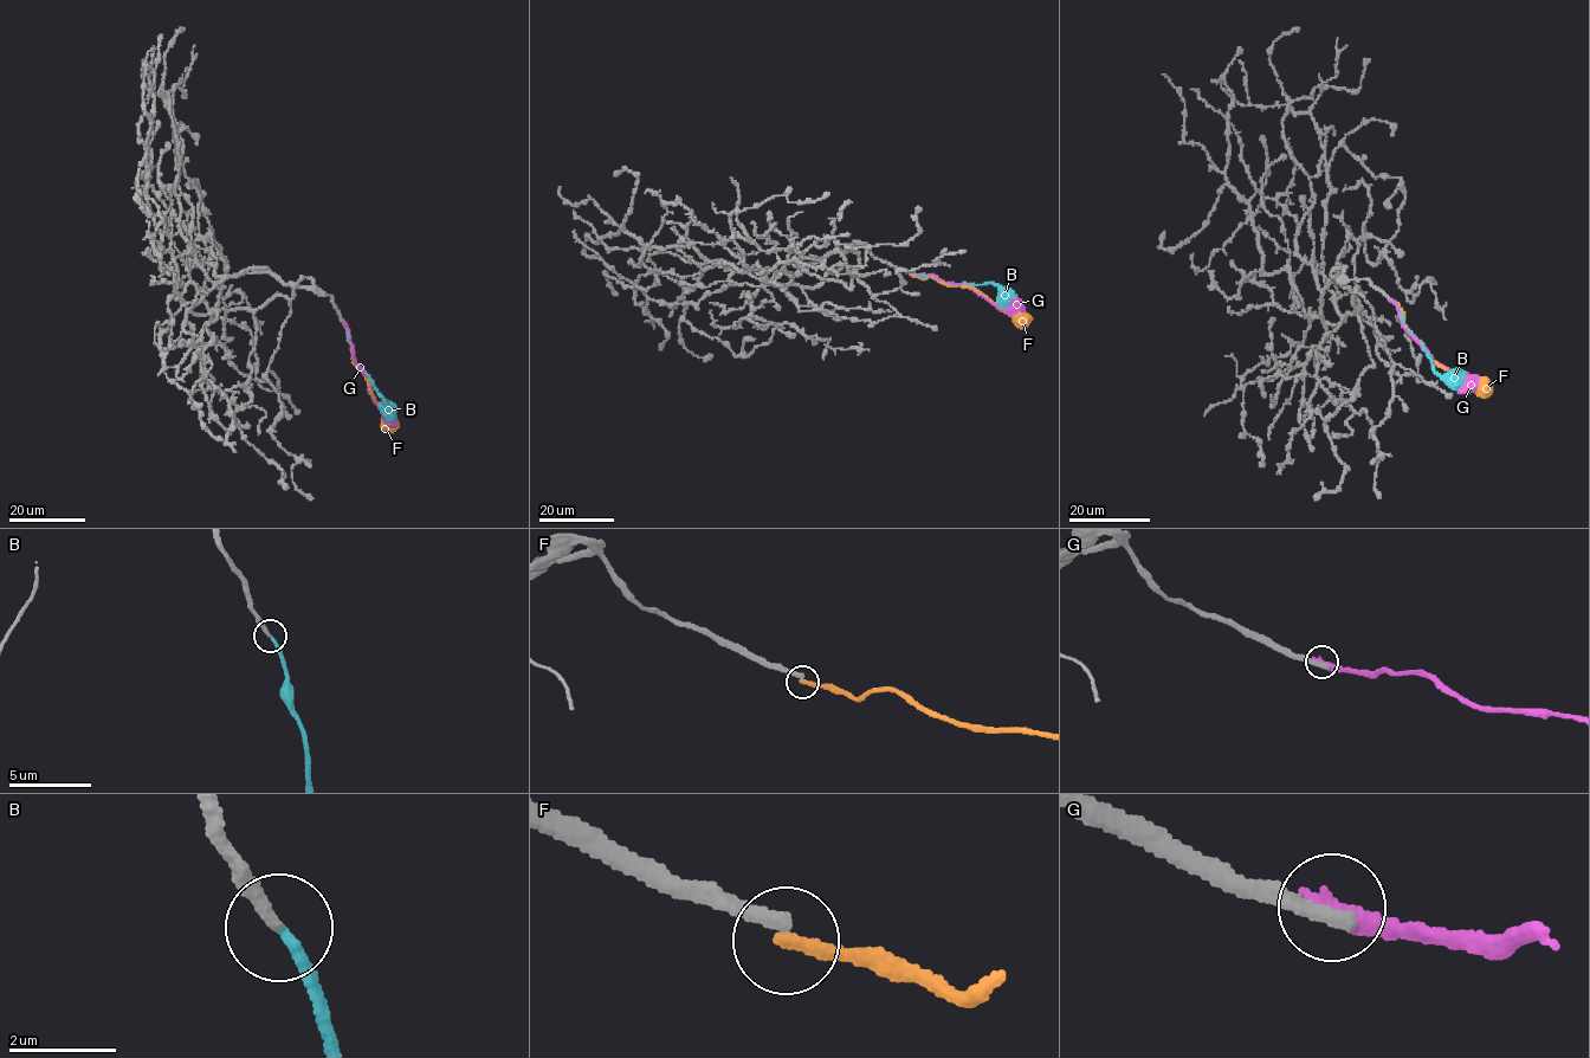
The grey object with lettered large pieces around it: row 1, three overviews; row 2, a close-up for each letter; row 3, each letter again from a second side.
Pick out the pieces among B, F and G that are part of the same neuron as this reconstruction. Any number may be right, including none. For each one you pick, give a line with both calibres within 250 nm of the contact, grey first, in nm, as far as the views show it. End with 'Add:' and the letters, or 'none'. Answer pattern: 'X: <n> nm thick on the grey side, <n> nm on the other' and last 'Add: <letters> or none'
B: 240 nm thick on the grey side, 240 nm on the other
Add: B

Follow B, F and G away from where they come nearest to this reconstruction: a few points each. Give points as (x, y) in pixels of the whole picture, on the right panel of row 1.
B: (1395, 303), (1400, 317), (1427, 353), (1434, 371), (1465, 379)
F: (1395, 302), (1403, 311), (1403, 323), (1430, 359), (1472, 376), (1478, 389), (1486, 395)
G: (1393, 301), (1403, 328), (1433, 360), (1466, 376), (1471, 389), (1474, 388)

